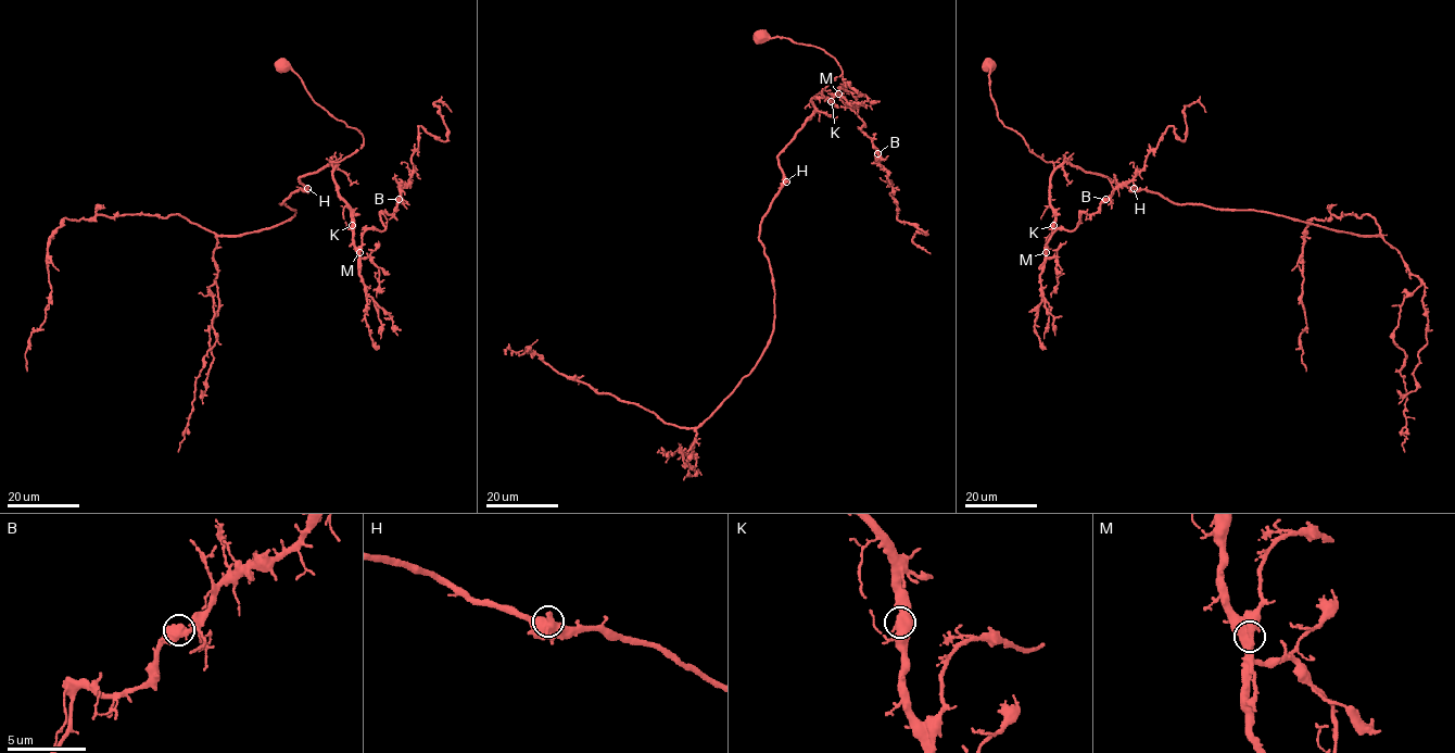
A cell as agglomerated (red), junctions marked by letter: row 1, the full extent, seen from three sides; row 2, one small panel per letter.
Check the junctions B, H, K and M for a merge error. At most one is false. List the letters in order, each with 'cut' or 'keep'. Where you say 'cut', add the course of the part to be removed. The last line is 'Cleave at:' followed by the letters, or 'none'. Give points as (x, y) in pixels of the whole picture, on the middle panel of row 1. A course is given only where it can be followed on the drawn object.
B: keep
H: keep
K: keep
M: cut | (838, 93), (863, 122), (859, 128), (886, 171), (897, 217), (926, 234), (912, 239), (931, 253)
Cleave at: M

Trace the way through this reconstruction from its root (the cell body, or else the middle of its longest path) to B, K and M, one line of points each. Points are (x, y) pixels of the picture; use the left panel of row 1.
B: (282, 64), (363, 137), (332, 162), (356, 247), (369, 228), (384, 229), (380, 214), (399, 199)
K: (282, 64), (316, 102), (363, 137), (361, 149), (332, 162), (334, 187), (352, 225)
M: (282, 64), (316, 102), (363, 137), (361, 149), (332, 162), (359, 252)

